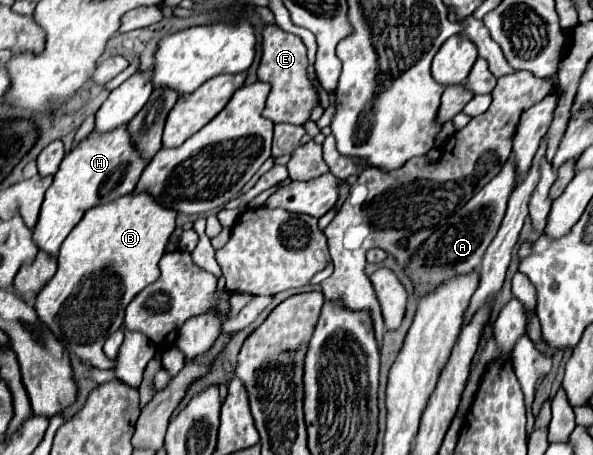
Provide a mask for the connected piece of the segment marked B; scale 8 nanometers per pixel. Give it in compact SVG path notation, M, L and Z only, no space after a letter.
M131 193L115 199L115 203L111 201L89 209L85 217L77 223L77 227L67 235L61 245L57 273L39 291L35 301L35 311L39 319L53 331L53 335L65 345L67 351L75 353L81 361L89 361L95 367L113 367L113 361L107 359L103 353L103 343L113 329L121 329L125 307L131 303L131 299L159 279L159 259L163 257L169 235L175 229L175 217L175 211L155 205L151 197L147 197L147 193Z

